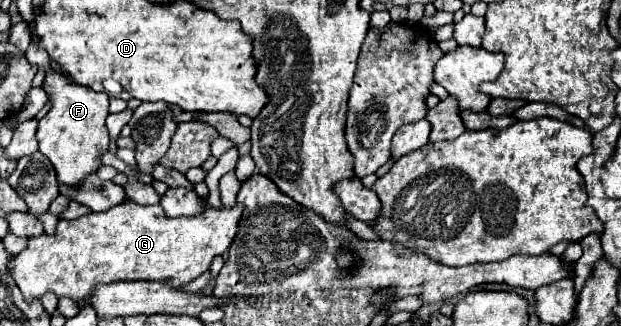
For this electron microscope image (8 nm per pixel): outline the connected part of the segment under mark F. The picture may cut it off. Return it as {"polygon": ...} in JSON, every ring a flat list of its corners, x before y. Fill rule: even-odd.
{"polygon":[[29,46,25,56,33,66,45,70,43,90,51,104,49,112,39,120,37,126,39,152,45,154,55,166,59,182,77,186,87,174,95,172,101,166,97,158,109,146,109,132,105,126,105,120,109,116,109,96,105,92,95,92,89,86,79,86,61,72,53,70,51,62,47,60,45,52,39,50,39,46]]}

